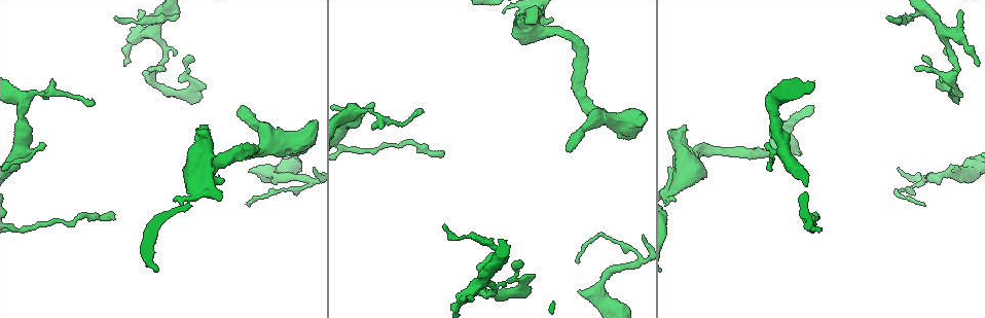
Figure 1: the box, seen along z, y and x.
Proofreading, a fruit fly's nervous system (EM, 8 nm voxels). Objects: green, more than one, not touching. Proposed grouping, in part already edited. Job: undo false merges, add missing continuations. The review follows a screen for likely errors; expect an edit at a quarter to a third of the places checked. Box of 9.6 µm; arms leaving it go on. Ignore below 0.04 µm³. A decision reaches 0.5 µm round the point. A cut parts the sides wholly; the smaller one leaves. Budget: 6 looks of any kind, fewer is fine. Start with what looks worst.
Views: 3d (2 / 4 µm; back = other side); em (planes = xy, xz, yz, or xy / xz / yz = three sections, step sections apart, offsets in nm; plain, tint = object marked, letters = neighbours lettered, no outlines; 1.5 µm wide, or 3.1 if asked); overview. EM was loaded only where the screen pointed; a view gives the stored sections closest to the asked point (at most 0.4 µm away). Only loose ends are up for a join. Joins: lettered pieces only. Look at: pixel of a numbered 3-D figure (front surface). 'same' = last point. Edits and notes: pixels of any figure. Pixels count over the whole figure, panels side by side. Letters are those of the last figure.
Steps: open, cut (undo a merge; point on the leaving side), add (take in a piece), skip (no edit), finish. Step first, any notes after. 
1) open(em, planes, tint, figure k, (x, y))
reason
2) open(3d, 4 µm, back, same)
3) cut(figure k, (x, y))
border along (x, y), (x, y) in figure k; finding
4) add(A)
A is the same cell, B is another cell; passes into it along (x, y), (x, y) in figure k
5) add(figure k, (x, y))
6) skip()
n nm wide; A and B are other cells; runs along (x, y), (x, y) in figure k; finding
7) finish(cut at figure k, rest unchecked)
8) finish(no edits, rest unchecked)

open(3d, 2 µm, figure 1, (250, 205))
branch stops here

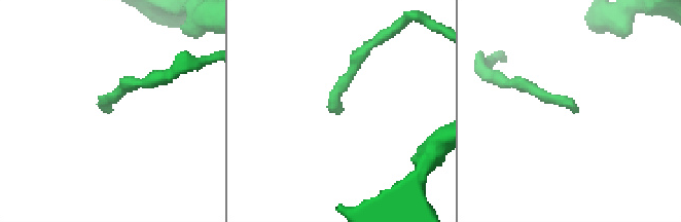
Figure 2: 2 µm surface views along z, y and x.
open(em, planes, letters, figure 2, (108, 110))
now the EM

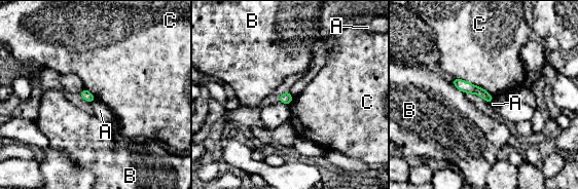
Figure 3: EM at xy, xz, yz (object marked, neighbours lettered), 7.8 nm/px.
skip()
A, B and C are other cells; border along (96, 99), (91, 103) in figure 3; none of them fits

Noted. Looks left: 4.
open(em, xy, step 8, tint, figure 1, (140, 10))
branch stops here

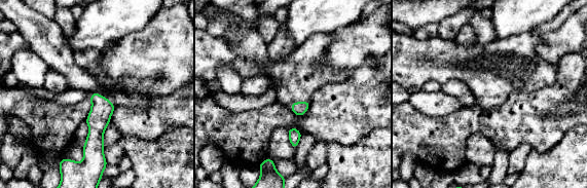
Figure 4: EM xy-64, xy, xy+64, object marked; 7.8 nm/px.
open(em, xy, step 8, letters, same)
what lies round it

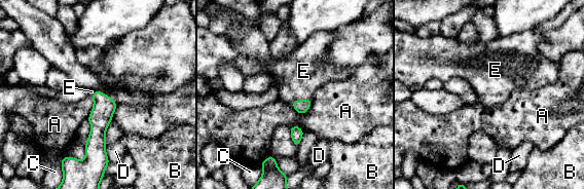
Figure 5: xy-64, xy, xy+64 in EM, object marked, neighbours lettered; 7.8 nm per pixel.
add(E)
A touches over 190 nm; E is the same cell, A, B, C and D are other cells; passes into it along (301, 106), (301, 100), (303, 71) in figure 5; the neuron continues

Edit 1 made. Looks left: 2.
open(3d, 4 µm, figure 1, (295, 154))
an open end

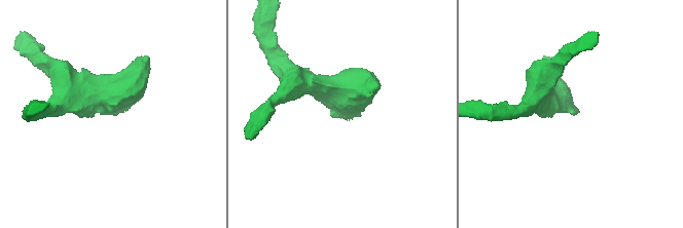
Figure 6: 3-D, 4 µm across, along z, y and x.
open(em, yz, step 8, letters, figure 6, (110, 113))
shape alone is not enough

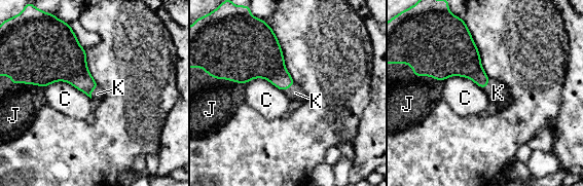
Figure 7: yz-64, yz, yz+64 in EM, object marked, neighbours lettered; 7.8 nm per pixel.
add(K)
K is the same cell, C and J are other cells; the neuron continues

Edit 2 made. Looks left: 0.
finish(add at figure 5, add at figure 7, rest unchecked)

